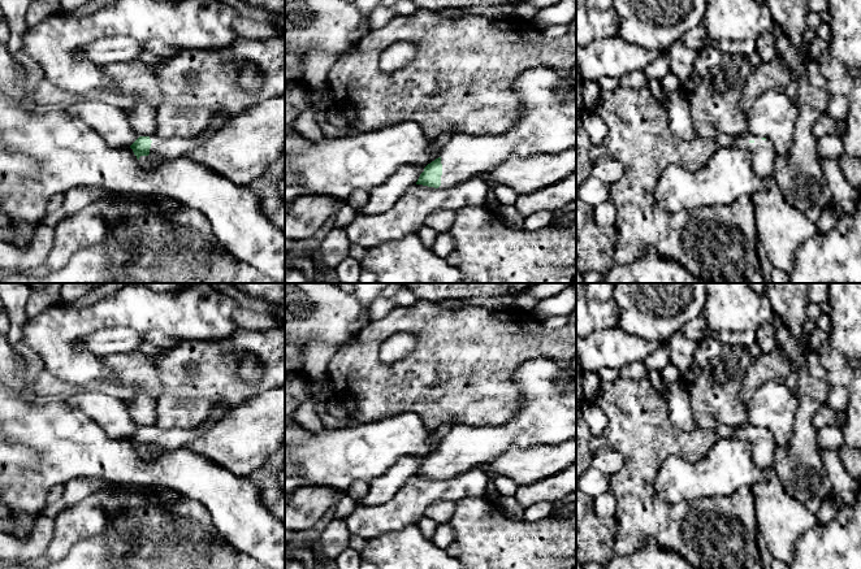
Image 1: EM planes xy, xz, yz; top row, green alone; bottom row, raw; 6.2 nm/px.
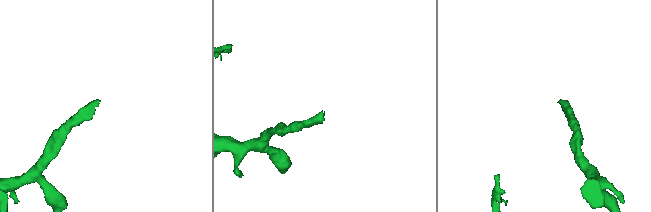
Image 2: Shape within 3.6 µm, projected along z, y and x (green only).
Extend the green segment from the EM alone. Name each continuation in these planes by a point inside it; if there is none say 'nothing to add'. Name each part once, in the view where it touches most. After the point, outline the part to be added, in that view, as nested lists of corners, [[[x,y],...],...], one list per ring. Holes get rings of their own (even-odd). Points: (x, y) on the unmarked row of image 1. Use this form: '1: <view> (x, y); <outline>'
1: xz (548, 412); [[[548,359],[524,362],[516,374],[516,386],[522,404],[515,416],[501,426],[460,426],[455,425],[441,443],[442,466],[438,479],[412,475],[401,490],[386,503],[377,505],[355,505],[354,512],[345,518],[352,535],[364,539],[378,538],[416,525],[425,509],[436,500],[460,500],[466,498],[489,499],[486,487],[489,477],[479,468],[503,455],[512,447],[532,447],[538,443],[555,446],[576,439],[576,377],[559,383],[555,378],[557,364]]]

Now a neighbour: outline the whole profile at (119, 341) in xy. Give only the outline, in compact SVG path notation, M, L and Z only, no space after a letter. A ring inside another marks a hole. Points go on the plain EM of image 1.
M122 326L101 329L87 336L83 340L83 346L99 357L125 355L138 348L143 342L143 335L144 333Z

